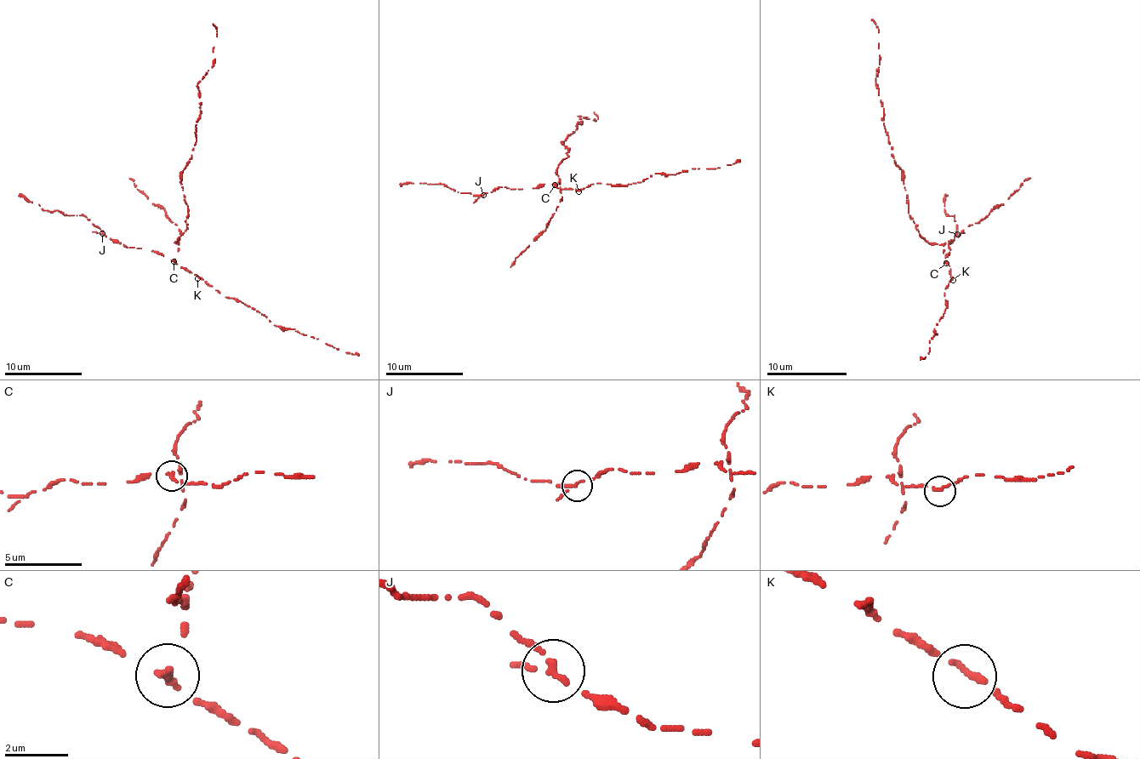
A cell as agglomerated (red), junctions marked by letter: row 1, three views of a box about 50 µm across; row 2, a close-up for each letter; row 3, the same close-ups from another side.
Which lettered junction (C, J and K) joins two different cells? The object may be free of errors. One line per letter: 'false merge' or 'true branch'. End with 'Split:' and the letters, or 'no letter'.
C: false merge
J: true branch
K: true branch
Split: C

